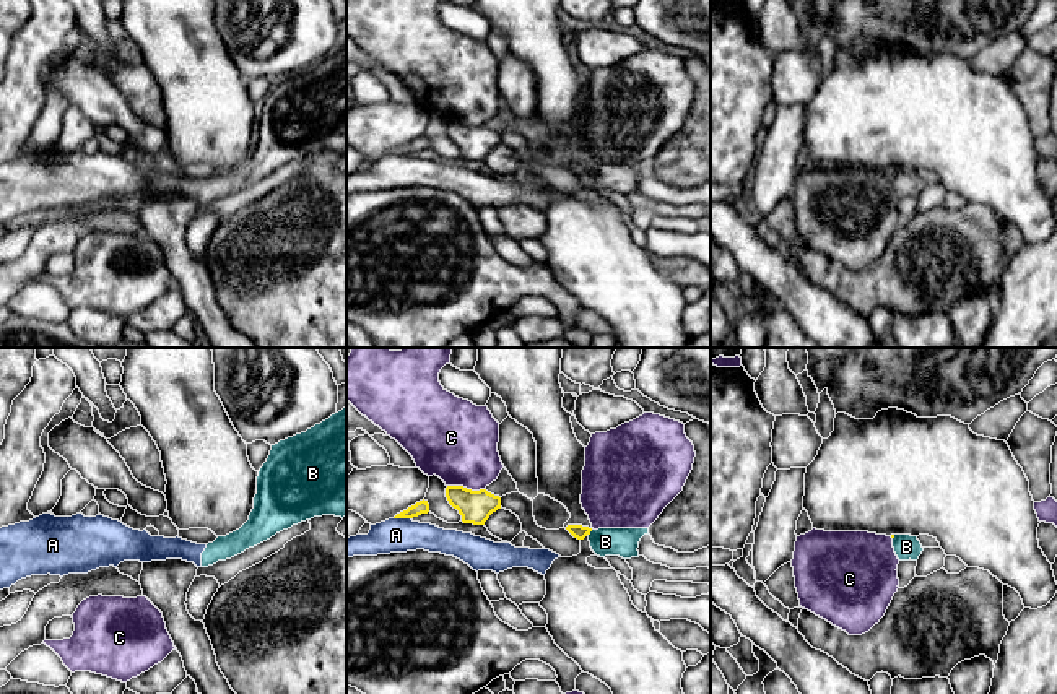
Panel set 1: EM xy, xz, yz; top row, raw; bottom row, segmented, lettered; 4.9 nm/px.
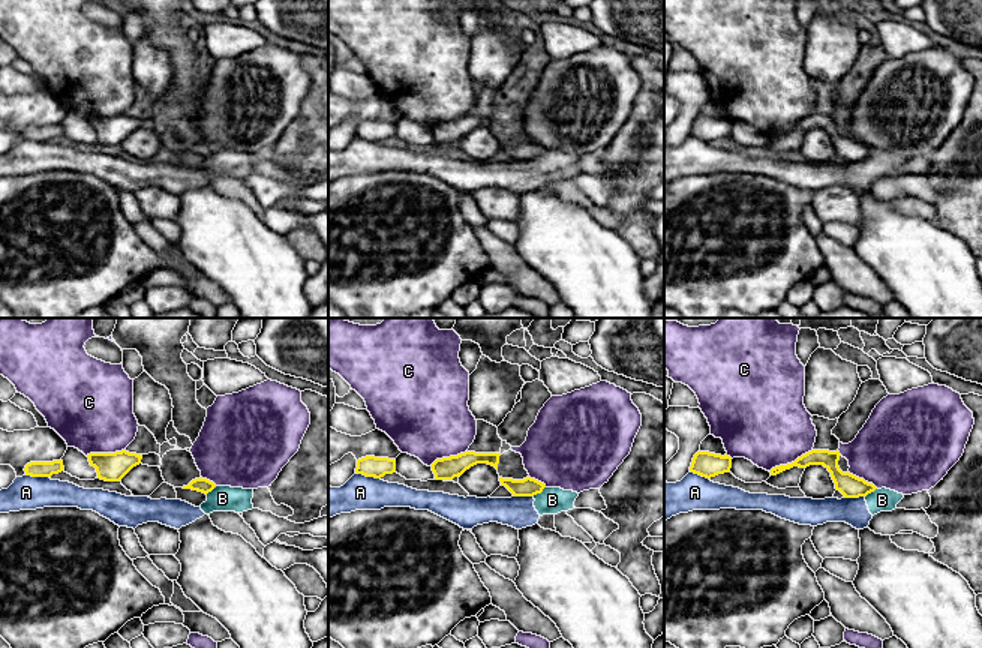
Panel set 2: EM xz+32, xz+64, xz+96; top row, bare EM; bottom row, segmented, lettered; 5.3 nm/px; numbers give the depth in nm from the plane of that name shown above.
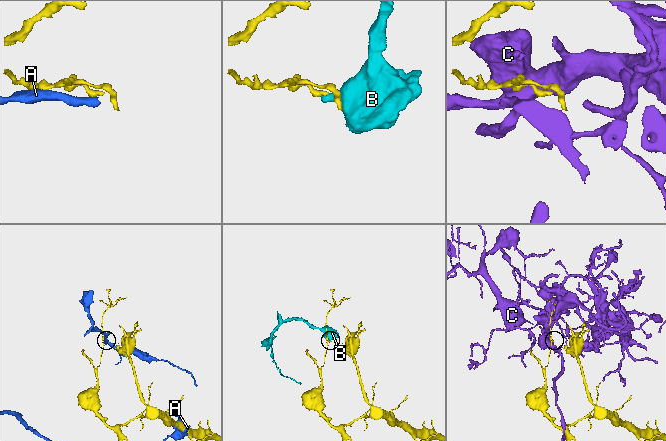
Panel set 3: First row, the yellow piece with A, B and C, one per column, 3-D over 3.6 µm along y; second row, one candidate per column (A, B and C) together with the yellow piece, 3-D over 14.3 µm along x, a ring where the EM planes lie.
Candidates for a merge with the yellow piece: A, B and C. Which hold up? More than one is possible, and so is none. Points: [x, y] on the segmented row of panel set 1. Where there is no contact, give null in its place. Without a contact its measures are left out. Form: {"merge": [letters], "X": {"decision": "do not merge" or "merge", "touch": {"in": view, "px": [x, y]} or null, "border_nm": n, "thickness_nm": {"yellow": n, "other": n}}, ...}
{"merge": [], "A": {"decision": "do not merge", "touch": {"in": "xz", "px": [402, 517]}, "border_nm": 90, "thickness_nm": {"yellow": 70, "other": 180}}, "B": {"decision": "do not merge", "touch": {"in": "xz", "px": [589, 533]}, "border_nm": 40, "thickness_nm": {"yellow": 70, "other": 140}}, "C": {"decision": "do not merge", "touch": {"in": "xz", "px": [465, 488]}, "border_nm": 190, "thickness_nm": {"yellow": 160, "other": 400}}}

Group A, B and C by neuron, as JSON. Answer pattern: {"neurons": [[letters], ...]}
{"neurons": [["A", "B"], ["C"]]}

